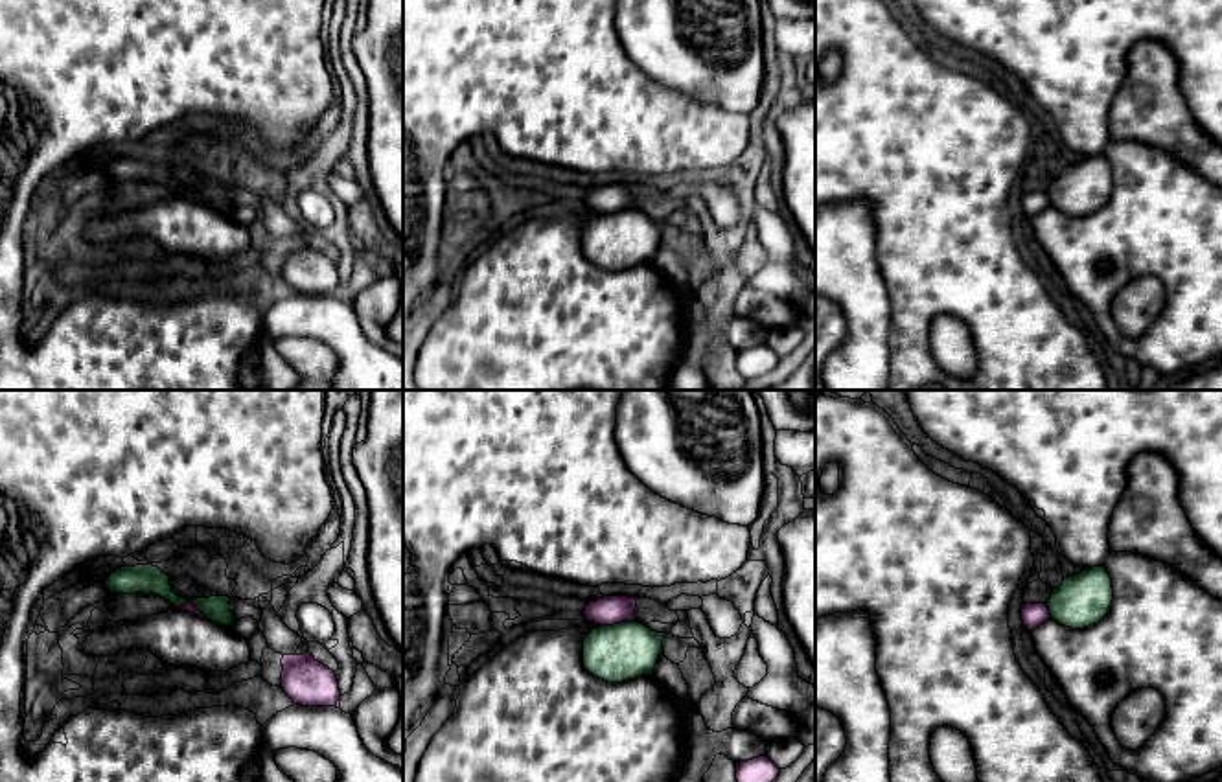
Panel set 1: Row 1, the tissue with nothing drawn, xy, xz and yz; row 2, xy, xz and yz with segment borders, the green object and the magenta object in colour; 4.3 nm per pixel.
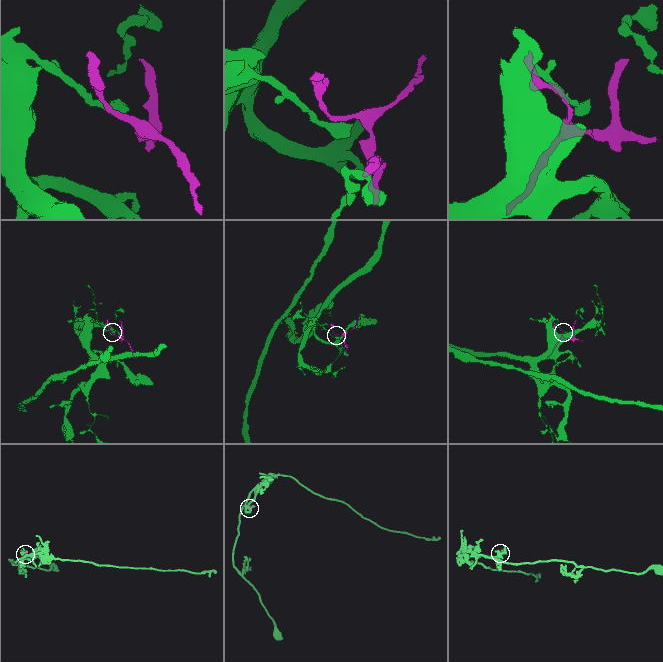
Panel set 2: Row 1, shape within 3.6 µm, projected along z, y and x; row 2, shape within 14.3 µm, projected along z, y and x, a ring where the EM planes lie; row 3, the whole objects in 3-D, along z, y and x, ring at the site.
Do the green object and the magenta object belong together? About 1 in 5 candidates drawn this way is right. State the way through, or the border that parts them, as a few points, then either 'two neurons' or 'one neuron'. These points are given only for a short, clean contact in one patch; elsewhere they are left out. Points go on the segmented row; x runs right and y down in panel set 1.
border xz (632, 620), (600, 626); two neurons

